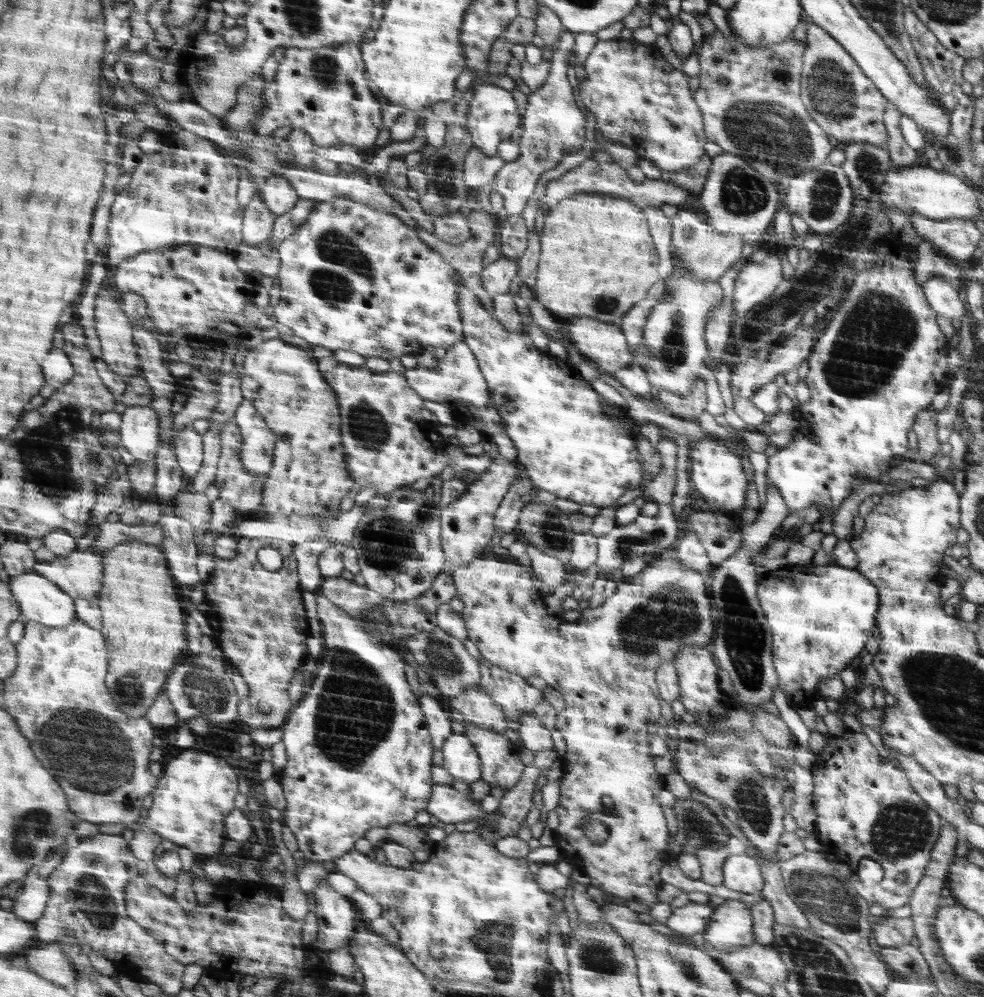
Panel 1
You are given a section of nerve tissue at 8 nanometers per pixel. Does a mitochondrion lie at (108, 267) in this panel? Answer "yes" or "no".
no

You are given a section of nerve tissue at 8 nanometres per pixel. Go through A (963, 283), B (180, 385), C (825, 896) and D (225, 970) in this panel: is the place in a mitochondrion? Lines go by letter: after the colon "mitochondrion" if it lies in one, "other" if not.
A: other
B: other
C: mitochondrion
D: other

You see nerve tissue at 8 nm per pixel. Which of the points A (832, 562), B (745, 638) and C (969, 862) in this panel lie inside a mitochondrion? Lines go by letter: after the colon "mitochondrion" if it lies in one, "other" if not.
A: other
B: mitochondrion
C: other

